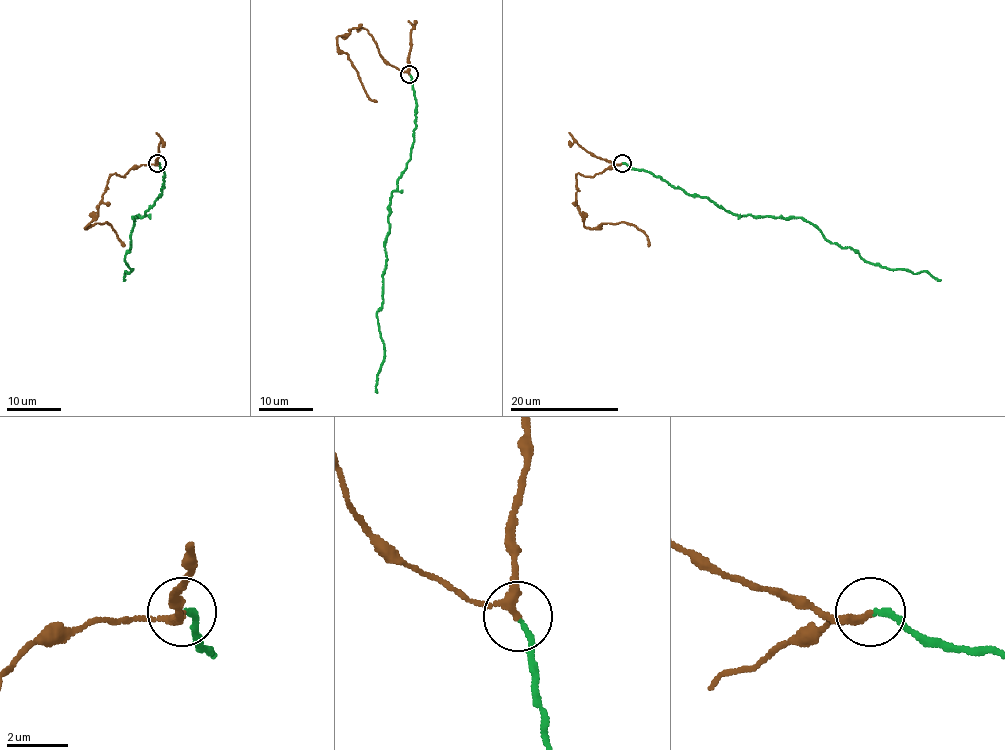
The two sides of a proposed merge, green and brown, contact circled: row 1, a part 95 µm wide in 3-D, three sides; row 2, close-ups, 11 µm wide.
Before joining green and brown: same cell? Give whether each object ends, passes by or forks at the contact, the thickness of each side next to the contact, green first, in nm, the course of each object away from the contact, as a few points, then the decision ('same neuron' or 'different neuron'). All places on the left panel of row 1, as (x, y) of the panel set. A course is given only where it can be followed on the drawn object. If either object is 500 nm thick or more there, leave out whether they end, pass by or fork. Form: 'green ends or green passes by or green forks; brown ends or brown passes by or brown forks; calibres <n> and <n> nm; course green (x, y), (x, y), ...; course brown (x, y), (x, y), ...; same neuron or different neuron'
green ends; brown passes by; calibres 180 and 240 nm; course green (157, 164), (164, 187), (143, 216), (132, 217), (131, 247), (124, 256), (132, 269), (123, 281); course brown (157, 163), (135, 165), (121, 176), (113, 174), (108, 180), (102, 202), (85, 228), (106, 222), (124, 246); same neuron

